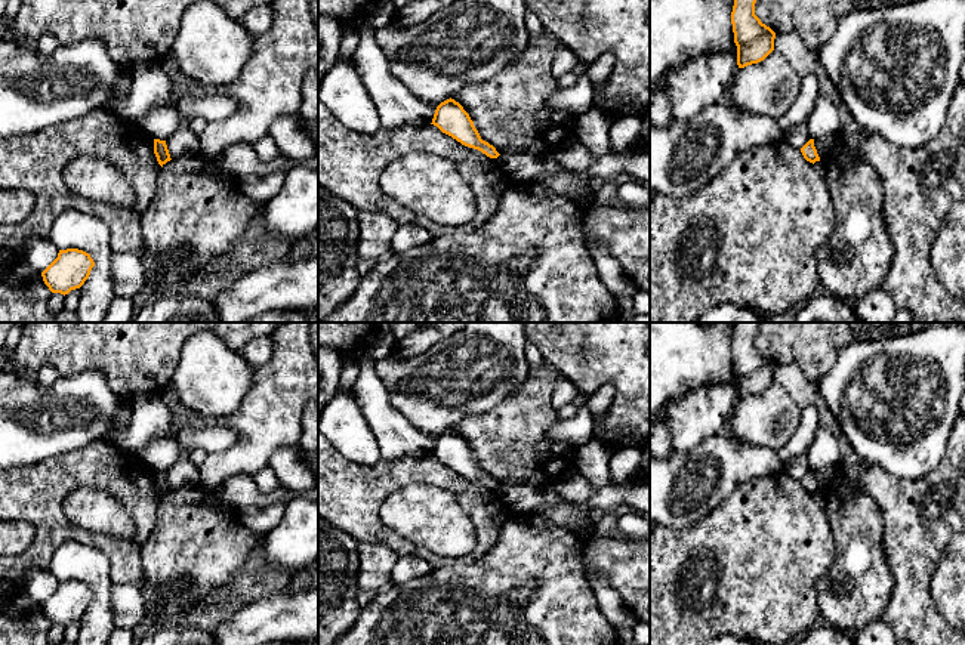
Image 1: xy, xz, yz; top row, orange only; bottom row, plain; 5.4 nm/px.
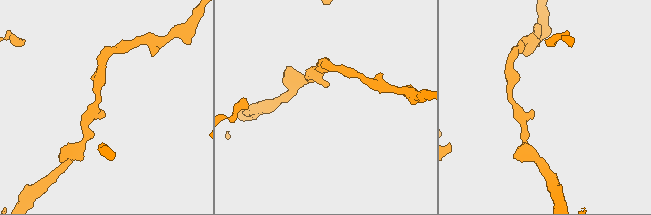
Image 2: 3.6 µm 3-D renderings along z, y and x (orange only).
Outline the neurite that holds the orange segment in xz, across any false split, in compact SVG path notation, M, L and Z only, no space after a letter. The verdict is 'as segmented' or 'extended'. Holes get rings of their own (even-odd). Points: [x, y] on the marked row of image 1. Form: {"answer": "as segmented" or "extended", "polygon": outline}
{"answer": "as segmented", "polygon": "M451 98L437 107L431 124L462 145L478 149L490 158L500 155L493 145L481 139L469 114Z"}

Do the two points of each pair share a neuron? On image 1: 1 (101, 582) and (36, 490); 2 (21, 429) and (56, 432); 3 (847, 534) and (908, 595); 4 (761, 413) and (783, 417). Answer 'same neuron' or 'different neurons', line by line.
1: different neurons
2: same neuron
3: different neurons
4: same neuron

